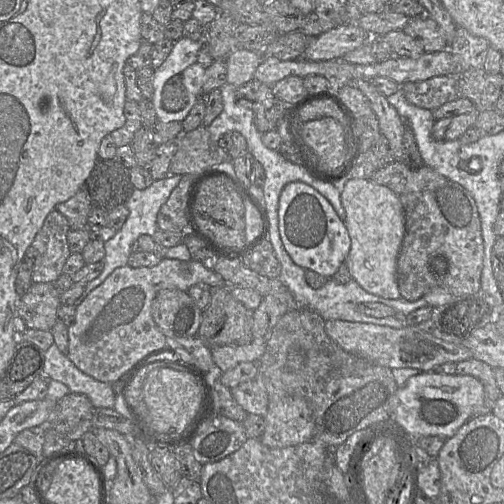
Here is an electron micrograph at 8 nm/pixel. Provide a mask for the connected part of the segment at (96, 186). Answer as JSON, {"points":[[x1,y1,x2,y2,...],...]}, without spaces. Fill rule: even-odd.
{"points":[[116,155,112,159,102,159,94,164,81,188,87,191,92,208,110,212,117,206,126,204,136,189,130,179,130,169,117,161]]}

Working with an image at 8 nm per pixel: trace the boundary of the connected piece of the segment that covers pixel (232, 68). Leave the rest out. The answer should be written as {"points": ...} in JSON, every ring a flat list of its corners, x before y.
{"points":[[236,48,226,57,227,83,240,87,254,79,254,73,262,61,260,53]]}

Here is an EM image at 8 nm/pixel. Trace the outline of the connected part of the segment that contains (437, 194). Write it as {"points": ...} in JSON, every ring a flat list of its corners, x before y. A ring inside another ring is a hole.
{"points":[[396,160,376,170,370,180,391,189,404,209,405,235,397,260,401,297,415,302,435,287,447,289,454,297,476,295,484,250,480,217,471,194,426,165,411,169]]}

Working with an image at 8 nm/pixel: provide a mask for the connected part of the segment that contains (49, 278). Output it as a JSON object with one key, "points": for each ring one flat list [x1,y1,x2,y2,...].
{"points":[[58,210,47,215,25,252,25,256,33,260,33,282,52,284,63,273,63,266,71,254,67,241,69,230,66,217]]}

